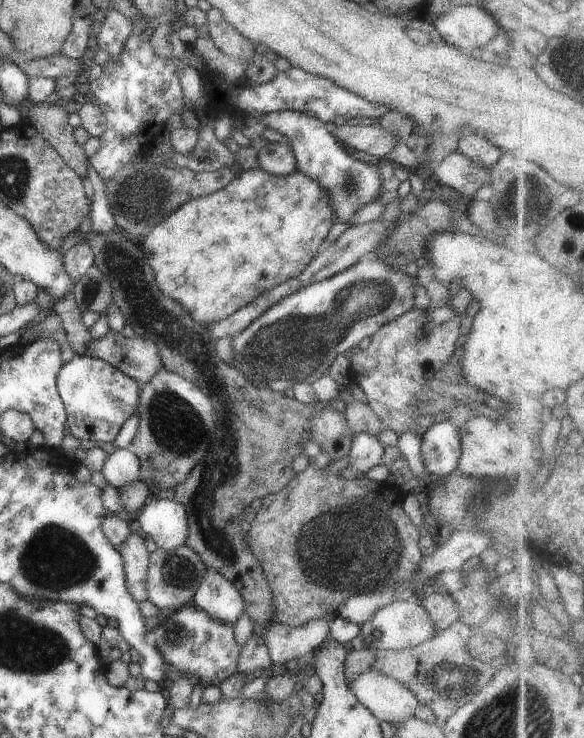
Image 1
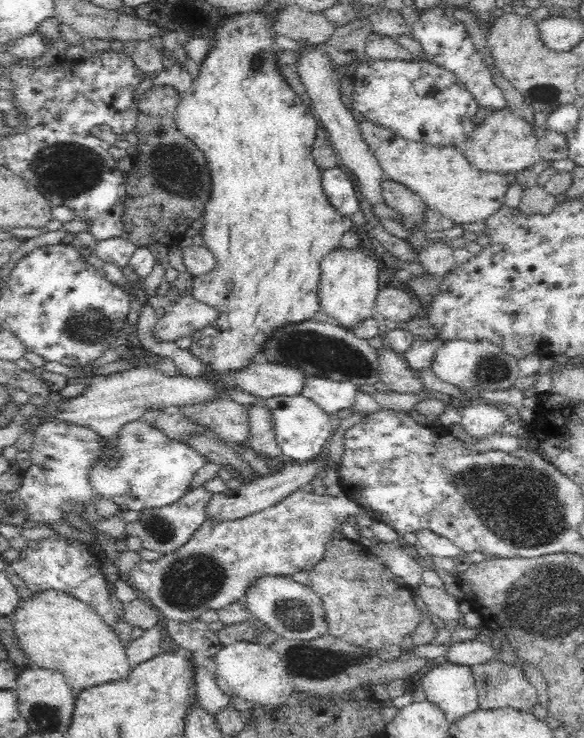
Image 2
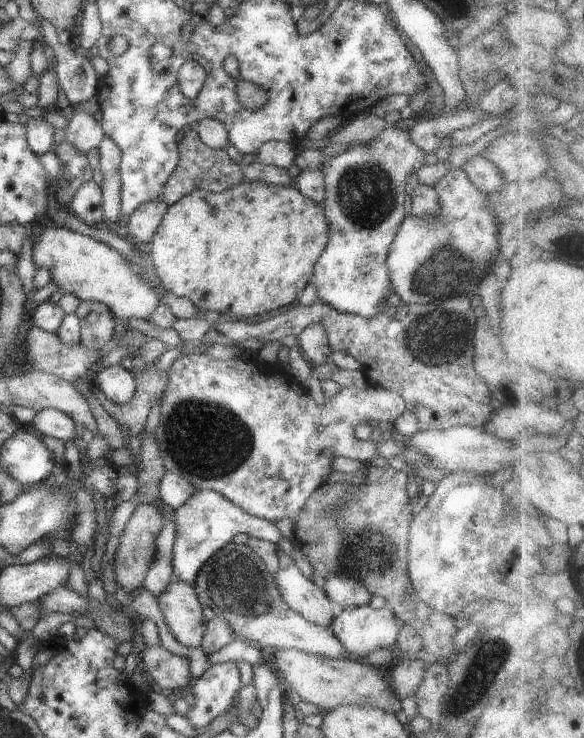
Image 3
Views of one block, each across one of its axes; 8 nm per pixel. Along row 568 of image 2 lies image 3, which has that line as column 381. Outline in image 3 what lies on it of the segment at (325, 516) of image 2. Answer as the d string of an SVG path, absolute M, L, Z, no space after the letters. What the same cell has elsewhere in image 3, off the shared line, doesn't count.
M391 125L384 130L384 132L380 132L374 140L362 143L361 145L354 143L348 150L344 150L342 154L338 154L338 156L334 156L334 158L326 157L322 162L322 167L319 168L319 170L324 176L324 182L326 182L326 200L323 202L322 206L325 210L327 219L329 238L326 249L322 252L322 255L318 258L318 262L316 262L316 265L314 266L314 276L311 282L314 283L314 286L318 289L319 300L327 306L342 313L354 314L372 319L372 316L378 316L380 312L389 305L387 304L387 300L390 295L394 294L394 288L392 288L392 280L390 280L390 272L388 272L386 260L388 260L388 254L390 254L392 242L394 242L394 238L400 229L400 224L402 224L406 218L406 210L404 208L404 202L406 202L407 199L404 188L406 186L406 178L408 178L408 174L417 172L419 168L425 164L424 154L425 153L422 150L419 150L416 147L416 144L411 142L407 130L396 129Z

